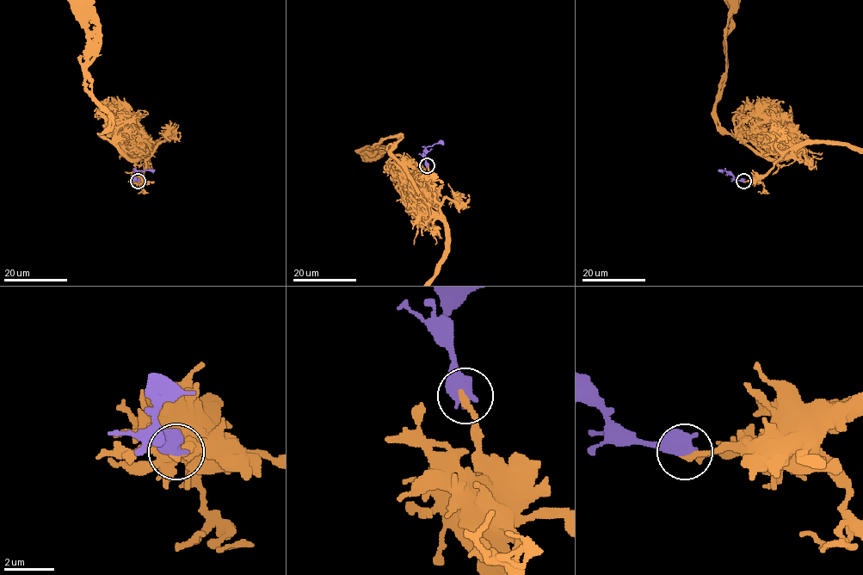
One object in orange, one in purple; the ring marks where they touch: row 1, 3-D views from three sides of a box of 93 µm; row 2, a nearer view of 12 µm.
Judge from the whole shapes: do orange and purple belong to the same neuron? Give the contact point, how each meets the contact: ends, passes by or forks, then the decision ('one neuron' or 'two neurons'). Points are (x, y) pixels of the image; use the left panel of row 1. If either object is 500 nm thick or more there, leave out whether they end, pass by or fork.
at (138, 181); two neurons

